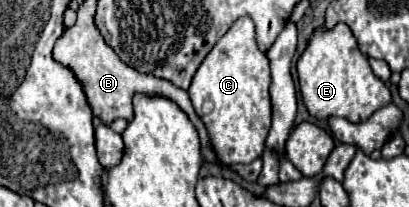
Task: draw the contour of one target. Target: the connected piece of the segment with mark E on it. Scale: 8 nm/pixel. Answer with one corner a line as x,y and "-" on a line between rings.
336,23
330,29
314,29
304,53
296,63
296,69
302,101
310,115
316,119
328,119
336,115
352,123
362,123
376,109
390,103
390,91
382,83
382,79
372,73
368,59
362,55
350,27
346,27
344,23

